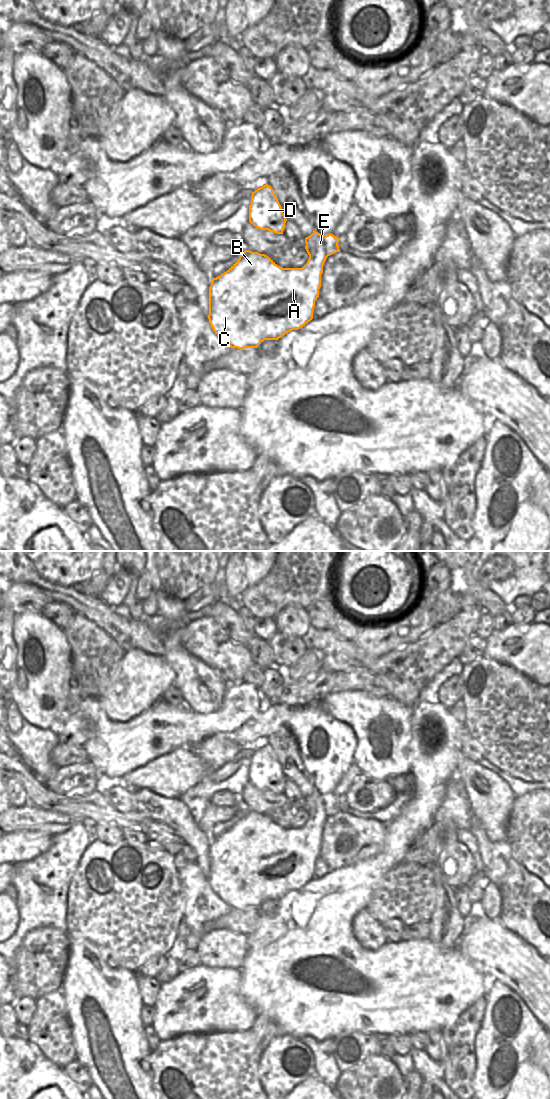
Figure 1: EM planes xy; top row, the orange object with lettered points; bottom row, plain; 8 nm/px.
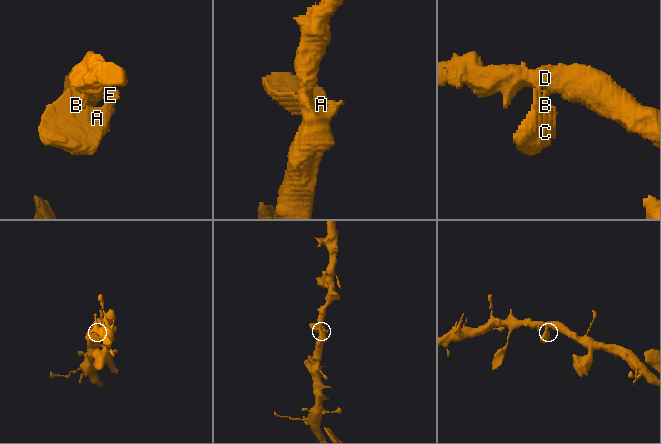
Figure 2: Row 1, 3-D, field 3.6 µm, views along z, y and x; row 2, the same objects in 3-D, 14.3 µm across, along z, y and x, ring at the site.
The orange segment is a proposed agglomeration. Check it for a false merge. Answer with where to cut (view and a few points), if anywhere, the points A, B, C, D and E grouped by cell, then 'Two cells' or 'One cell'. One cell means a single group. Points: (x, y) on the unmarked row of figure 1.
No split. Groups: A B C D E. One cell.

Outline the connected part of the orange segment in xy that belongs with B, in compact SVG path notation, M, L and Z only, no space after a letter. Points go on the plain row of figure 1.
M316 792L305 798L309 815L302 828L282 828L265 814L245 810L223 834L213 838L209 847L209 883L215 894L231 908L257 908L264 900L278 900L292 890L298 890L313 879L315 861L319 857L323 825L328 816L340 812L339 798Z

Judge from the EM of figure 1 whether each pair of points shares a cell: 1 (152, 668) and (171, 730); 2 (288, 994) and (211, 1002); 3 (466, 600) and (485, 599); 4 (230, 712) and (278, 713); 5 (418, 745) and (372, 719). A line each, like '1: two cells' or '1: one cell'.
1: two cells
2: two cells
3: two cells
4: two cells
5: two cells

